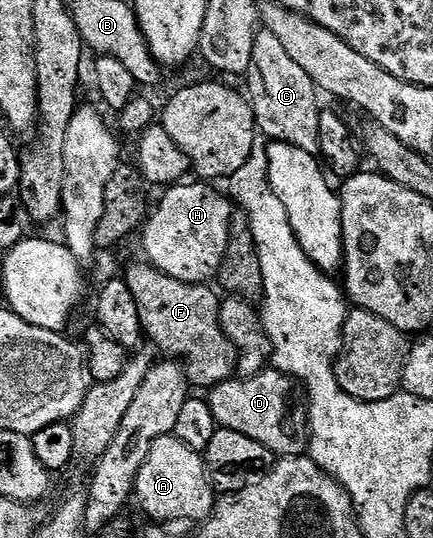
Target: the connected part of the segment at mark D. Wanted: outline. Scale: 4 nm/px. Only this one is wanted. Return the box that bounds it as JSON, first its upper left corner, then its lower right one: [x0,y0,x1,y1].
[207,369,309,457]

